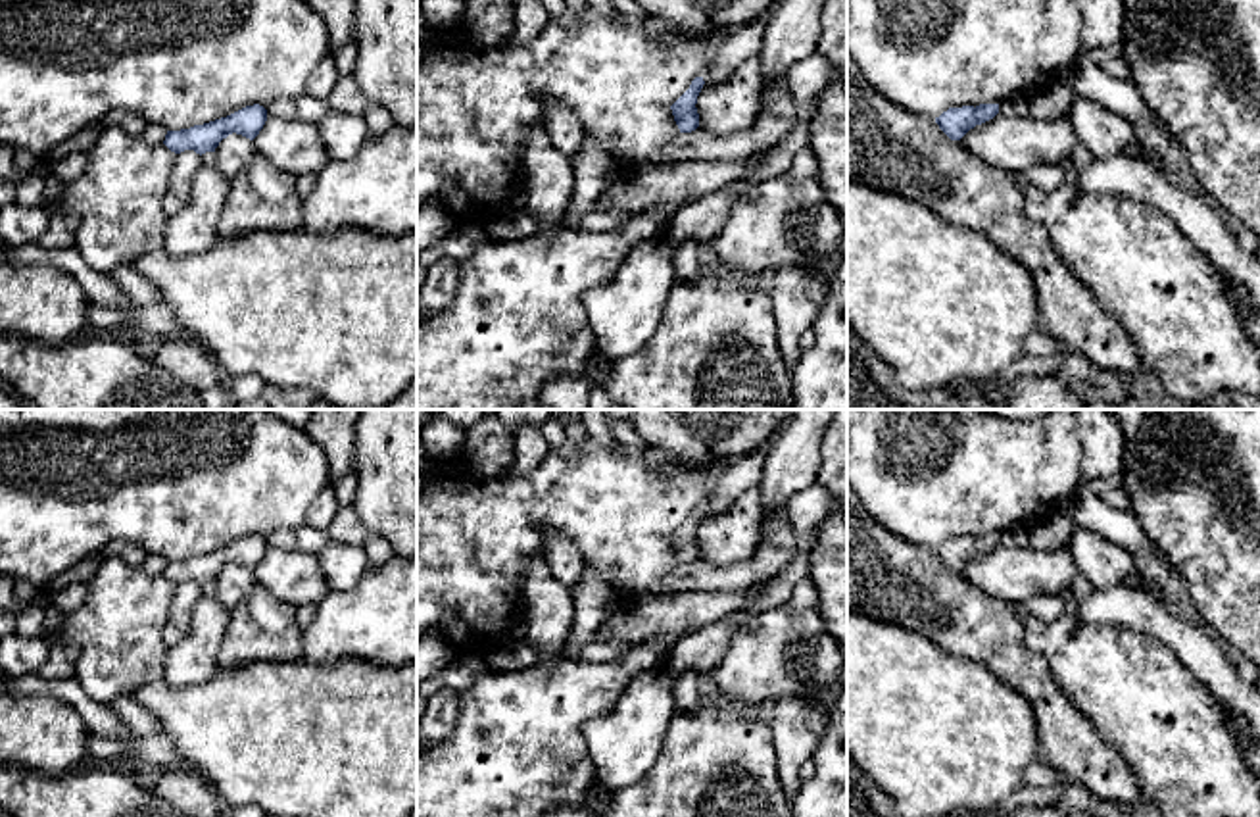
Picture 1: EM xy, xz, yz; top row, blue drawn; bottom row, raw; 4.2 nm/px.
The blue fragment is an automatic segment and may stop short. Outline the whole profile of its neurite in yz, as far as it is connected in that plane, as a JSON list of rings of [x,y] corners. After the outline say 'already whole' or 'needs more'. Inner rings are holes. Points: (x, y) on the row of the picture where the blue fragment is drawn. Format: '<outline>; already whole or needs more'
[[[999,104],[949,108],[935,117],[935,123],[951,140],[960,140],[970,129],[993,119],[997,113]]]; already whole

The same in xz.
[[[780,0],[772,4],[766,13],[749,25],[736,29],[716,52],[713,63],[695,77],[690,88],[670,106],[680,133],[691,133],[699,127],[697,96],[705,83],[724,83],[730,75],[751,56],[759,56],[763,48],[766,21],[778,8]]]; needs more

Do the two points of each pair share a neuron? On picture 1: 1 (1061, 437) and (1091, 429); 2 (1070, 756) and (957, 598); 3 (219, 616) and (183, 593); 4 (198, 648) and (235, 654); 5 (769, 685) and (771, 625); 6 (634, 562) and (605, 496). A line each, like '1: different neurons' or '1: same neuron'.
1: different neurons
2: same neuron
3: different neurons
4: different neurons
5: same neuron
6: same neuron

